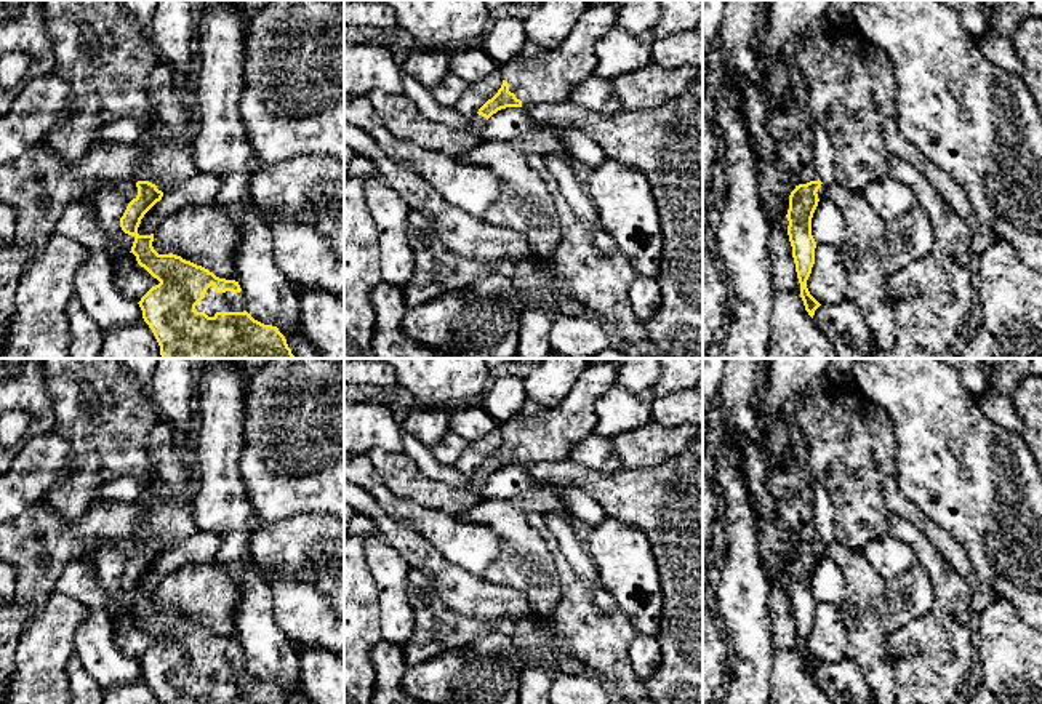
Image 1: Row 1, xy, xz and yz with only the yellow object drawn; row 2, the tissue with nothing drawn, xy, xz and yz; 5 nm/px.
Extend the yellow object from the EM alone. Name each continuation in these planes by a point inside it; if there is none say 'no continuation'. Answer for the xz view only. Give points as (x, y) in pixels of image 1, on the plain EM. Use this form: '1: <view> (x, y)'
1: xz (535, 432)
2: xz (399, 472)

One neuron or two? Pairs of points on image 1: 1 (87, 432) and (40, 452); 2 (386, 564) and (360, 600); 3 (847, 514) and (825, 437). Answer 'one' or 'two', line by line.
1: two
2: two
3: one

